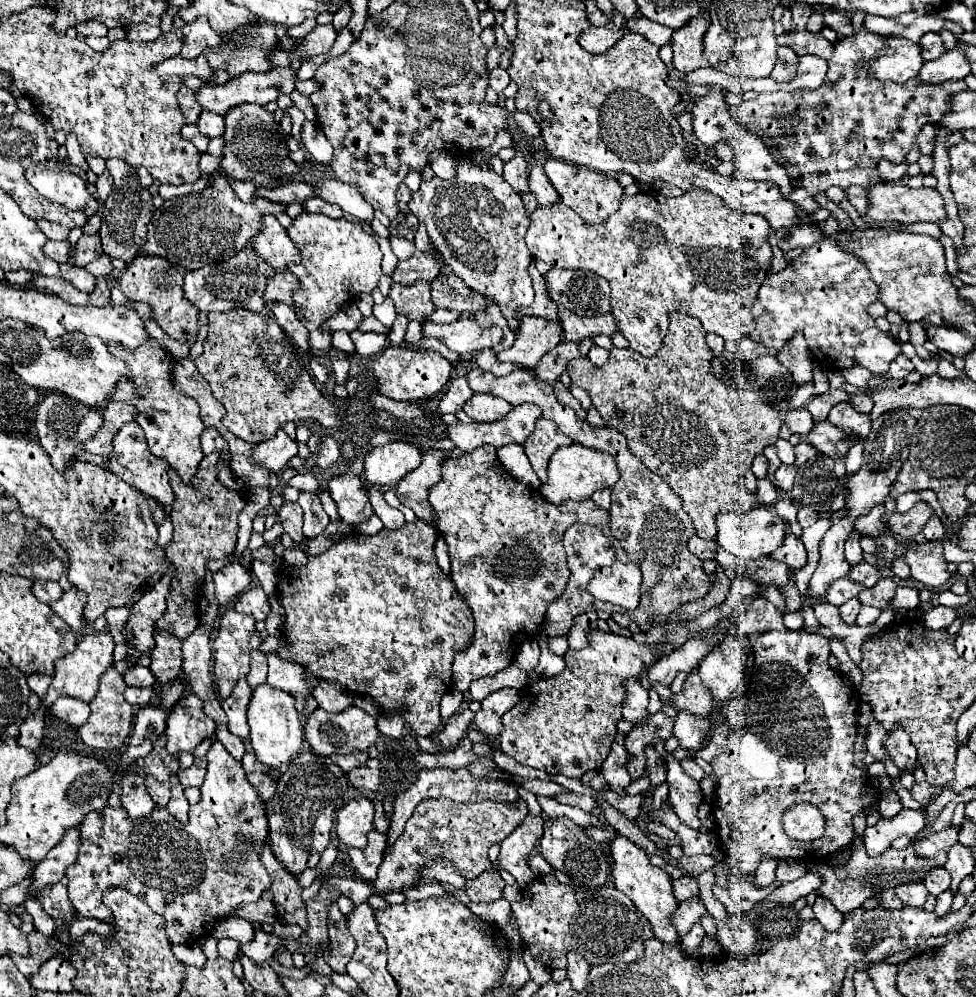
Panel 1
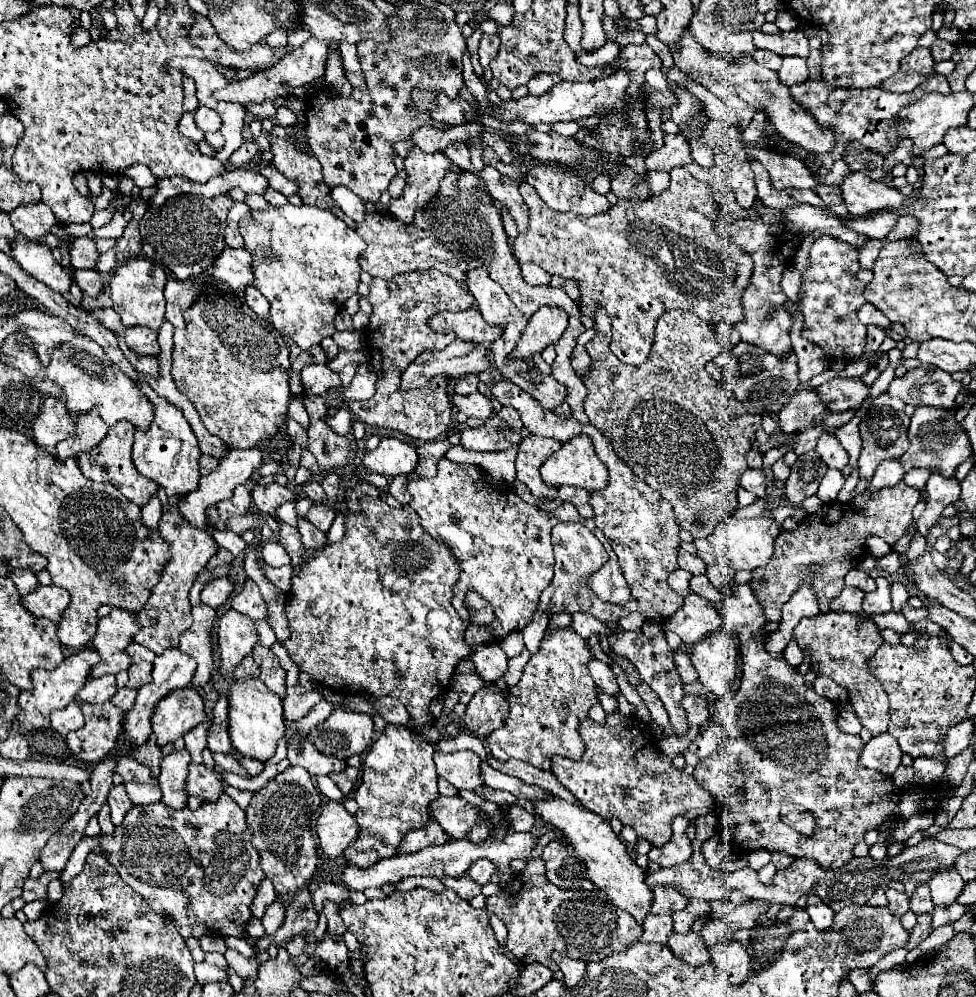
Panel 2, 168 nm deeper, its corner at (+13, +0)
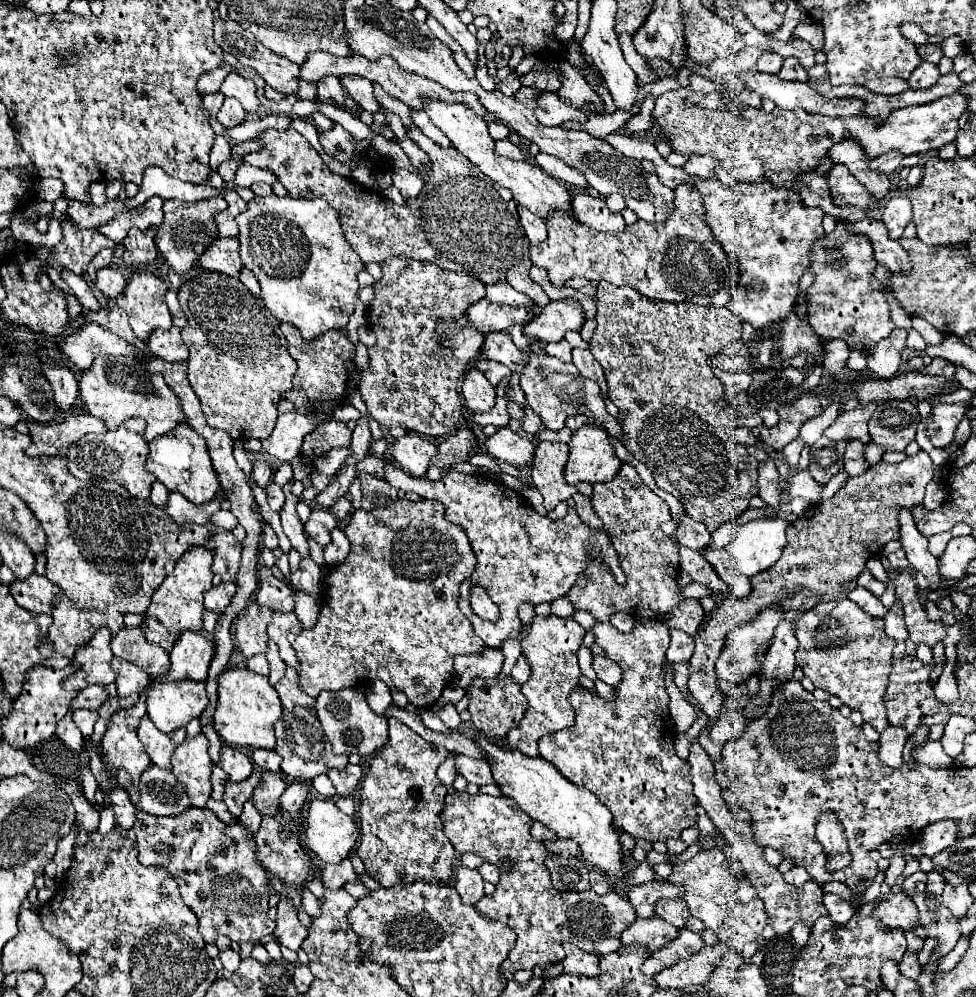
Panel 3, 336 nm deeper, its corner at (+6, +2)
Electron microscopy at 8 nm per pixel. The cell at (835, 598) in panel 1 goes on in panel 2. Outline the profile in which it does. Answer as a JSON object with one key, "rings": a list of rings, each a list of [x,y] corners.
{"rings":[[[844,586],[840,596],[830,600],[830,610],[834,612],[862,612],[864,592],[852,586]]]}

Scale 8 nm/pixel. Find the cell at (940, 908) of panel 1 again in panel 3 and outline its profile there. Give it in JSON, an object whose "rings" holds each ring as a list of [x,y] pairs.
{"rings":[[[907,952],[907,954],[903,956],[899,968],[901,968],[901,974],[907,976],[907,978],[911,978],[911,980],[917,980],[917,976],[919,976],[921,970],[923,970],[923,968],[917,964],[917,954],[911,954],[911,952]]]}

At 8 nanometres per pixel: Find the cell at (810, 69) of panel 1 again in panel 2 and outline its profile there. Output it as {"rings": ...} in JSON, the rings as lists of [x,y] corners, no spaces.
{"rings":[[[786,56],[782,62],[782,68],[778,70],[778,80],[786,86],[794,84],[804,84],[808,80],[808,66],[804,58],[794,58]]]}

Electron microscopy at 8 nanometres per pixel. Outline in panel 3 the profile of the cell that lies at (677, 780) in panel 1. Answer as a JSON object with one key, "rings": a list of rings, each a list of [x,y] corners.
{"rings":[[[711,848],[711,852],[699,852],[687,864],[675,866],[667,882],[683,888],[681,898],[687,902],[691,916],[703,920],[705,926],[719,936],[719,940],[729,944],[743,958],[743,962],[751,962],[751,956],[757,952],[761,930],[767,926],[765,908],[759,898],[753,898],[747,904],[739,904],[737,896],[731,894],[731,882],[737,880],[729,870],[729,860],[723,858],[723,850]]]}

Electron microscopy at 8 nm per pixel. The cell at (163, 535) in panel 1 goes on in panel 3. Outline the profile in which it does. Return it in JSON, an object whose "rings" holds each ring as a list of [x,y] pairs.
{"rings":[[[157,480],[151,488],[151,496],[149,496],[149,502],[153,502],[157,508],[163,508],[165,506],[165,500],[169,498],[169,490]]]}

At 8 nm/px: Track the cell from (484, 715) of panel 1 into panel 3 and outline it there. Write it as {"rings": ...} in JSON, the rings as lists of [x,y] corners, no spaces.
{"rings":[[[495,676],[495,678],[473,678],[467,690],[469,696],[469,712],[471,712],[471,722],[475,724],[475,728],[479,732],[483,732],[489,738],[497,738],[499,742],[503,742],[501,738],[507,736],[507,732],[511,728],[517,728],[519,722],[525,716],[527,710],[527,700],[521,694],[521,686],[513,682],[511,676]]]}

